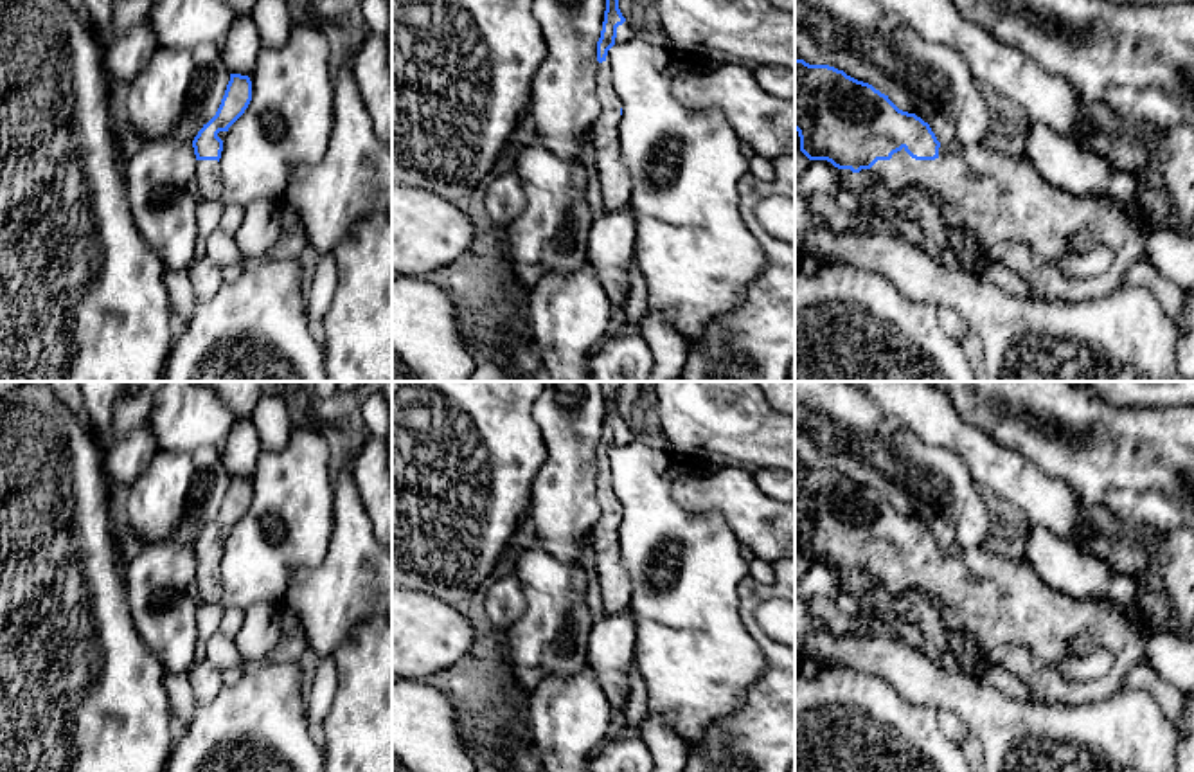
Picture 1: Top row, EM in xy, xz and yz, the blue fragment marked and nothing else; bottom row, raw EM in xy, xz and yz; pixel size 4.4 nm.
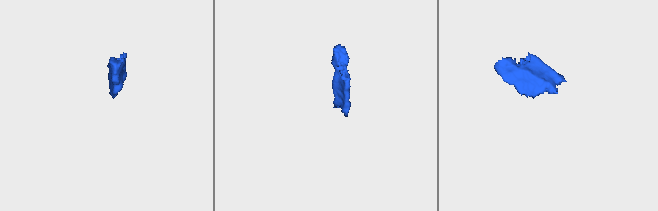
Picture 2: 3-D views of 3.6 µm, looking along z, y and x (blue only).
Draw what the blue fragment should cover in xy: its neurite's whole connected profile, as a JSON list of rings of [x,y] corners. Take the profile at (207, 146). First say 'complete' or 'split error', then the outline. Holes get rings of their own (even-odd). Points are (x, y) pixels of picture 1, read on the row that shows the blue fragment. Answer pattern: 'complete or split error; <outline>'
split error; [[[230,74],[225,95],[216,115],[203,124],[192,140],[196,155],[196,185],[200,198],[219,200],[219,158],[228,128],[245,113],[252,101],[252,81],[248,76]]]

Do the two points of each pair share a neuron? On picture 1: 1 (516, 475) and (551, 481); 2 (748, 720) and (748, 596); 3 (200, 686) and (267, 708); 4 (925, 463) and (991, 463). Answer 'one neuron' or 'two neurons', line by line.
1: two neurons
2: one neuron
3: two neurons
4: two neurons

